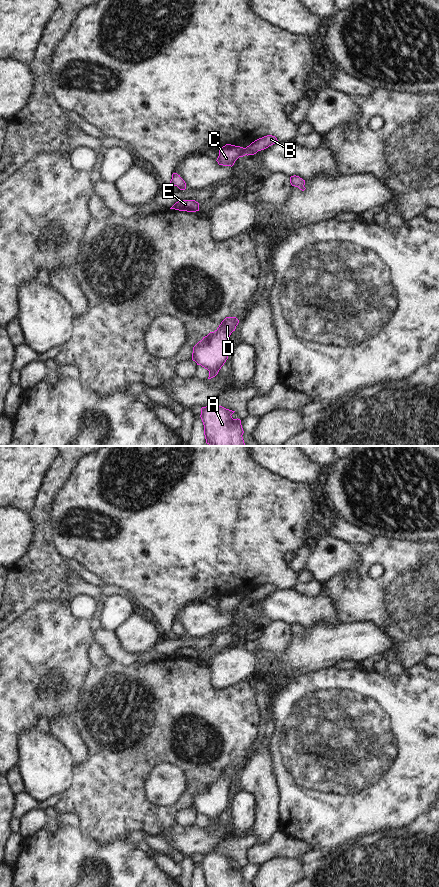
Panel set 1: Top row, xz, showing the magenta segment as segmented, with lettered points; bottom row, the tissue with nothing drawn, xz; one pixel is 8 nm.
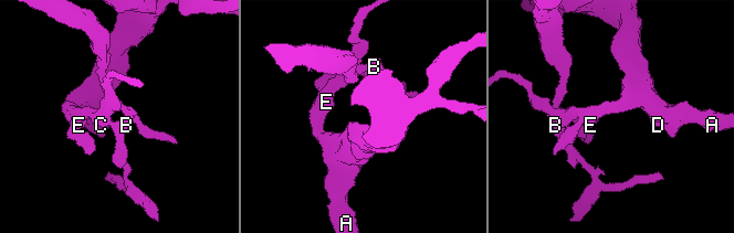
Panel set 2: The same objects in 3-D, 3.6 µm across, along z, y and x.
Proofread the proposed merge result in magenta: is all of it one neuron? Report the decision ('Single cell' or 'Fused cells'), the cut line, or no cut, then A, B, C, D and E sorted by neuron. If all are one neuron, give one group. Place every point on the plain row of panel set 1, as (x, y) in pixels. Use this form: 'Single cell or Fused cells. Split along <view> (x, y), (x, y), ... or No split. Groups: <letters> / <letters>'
Fused cells. Split along xz (244, 596), (247, 602). Groups: A C D E / B

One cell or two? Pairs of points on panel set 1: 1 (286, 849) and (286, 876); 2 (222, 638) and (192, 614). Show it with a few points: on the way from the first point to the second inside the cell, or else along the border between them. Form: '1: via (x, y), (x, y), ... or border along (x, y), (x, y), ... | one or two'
1: border along (294, 857), (272, 858), (263, 864) | two
2: border along (235, 629), (220, 630), (216, 634) | two

